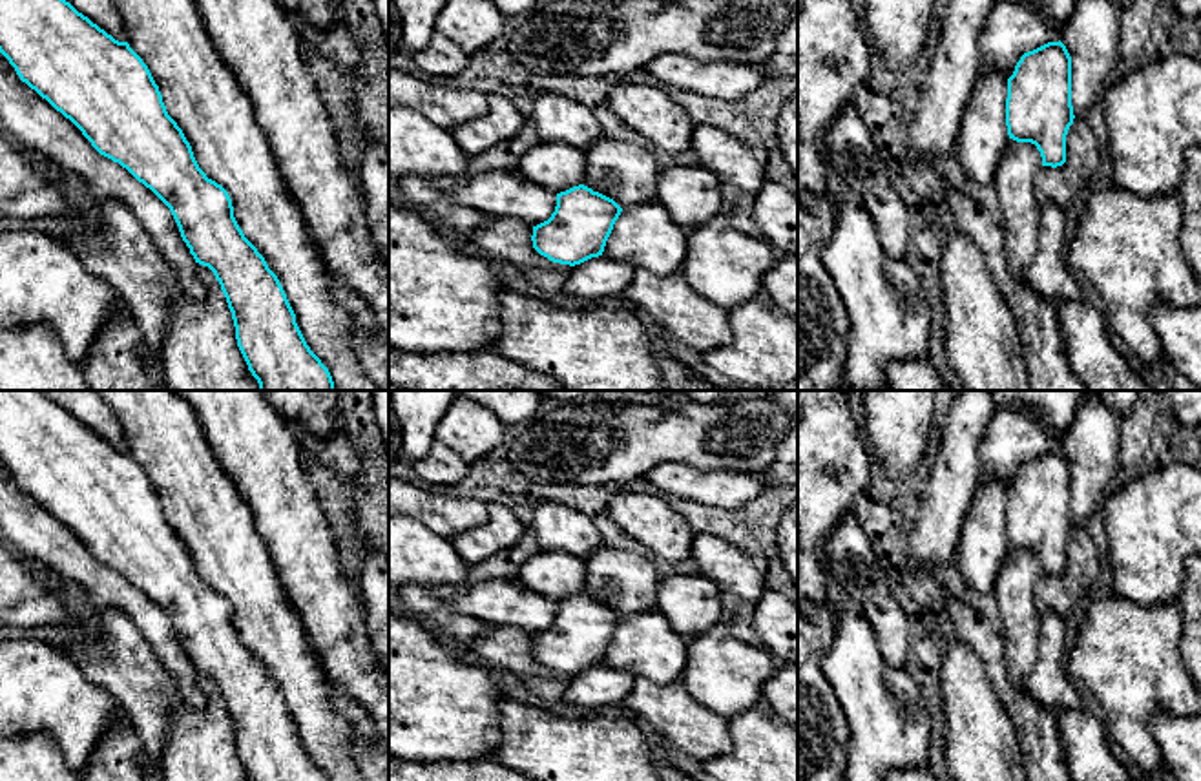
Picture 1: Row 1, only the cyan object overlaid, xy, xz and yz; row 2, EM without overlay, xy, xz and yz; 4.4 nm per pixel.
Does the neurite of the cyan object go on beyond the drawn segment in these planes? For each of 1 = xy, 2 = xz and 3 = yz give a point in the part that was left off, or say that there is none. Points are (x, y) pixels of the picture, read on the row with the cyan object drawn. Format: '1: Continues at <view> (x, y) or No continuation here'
1: No continuation here
2: No continuation here
3: No continuation here

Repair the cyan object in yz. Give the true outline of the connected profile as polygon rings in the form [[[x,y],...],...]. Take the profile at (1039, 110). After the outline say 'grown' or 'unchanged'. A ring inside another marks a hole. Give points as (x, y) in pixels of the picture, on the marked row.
[[[1048,42],[1024,53],[1008,78],[1009,139],[1035,144],[1042,166],[1057,168],[1066,162],[1066,135],[1073,119],[1071,57],[1066,46]]]; unchanged

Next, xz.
[[[584,184],[573,186],[557,193],[551,217],[533,226],[533,248],[569,266],[599,257],[621,212],[613,199]]]; unchanged

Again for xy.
[[[0,0],[0,53],[100,155],[126,168],[170,208],[195,263],[208,266],[221,285],[237,347],[259,390],[336,390],[329,369],[307,345],[277,276],[239,228],[228,192],[199,168],[148,66],[130,44],[115,40],[66,0]]]; unchanged

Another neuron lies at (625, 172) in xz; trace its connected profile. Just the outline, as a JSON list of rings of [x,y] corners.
[[[600,137],[584,150],[582,184],[613,199],[622,210],[655,201],[659,162],[639,144]]]

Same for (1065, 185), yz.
[[[1073,119],[1066,135],[1066,162],[1057,168],[1042,166],[1035,179],[1035,192],[1040,201],[1055,203],[1062,212],[1070,212],[1077,201],[1082,201],[1097,168],[1095,133],[1084,119]]]

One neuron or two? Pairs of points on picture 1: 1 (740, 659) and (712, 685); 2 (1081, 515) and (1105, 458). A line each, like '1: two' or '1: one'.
1: one
2: one

